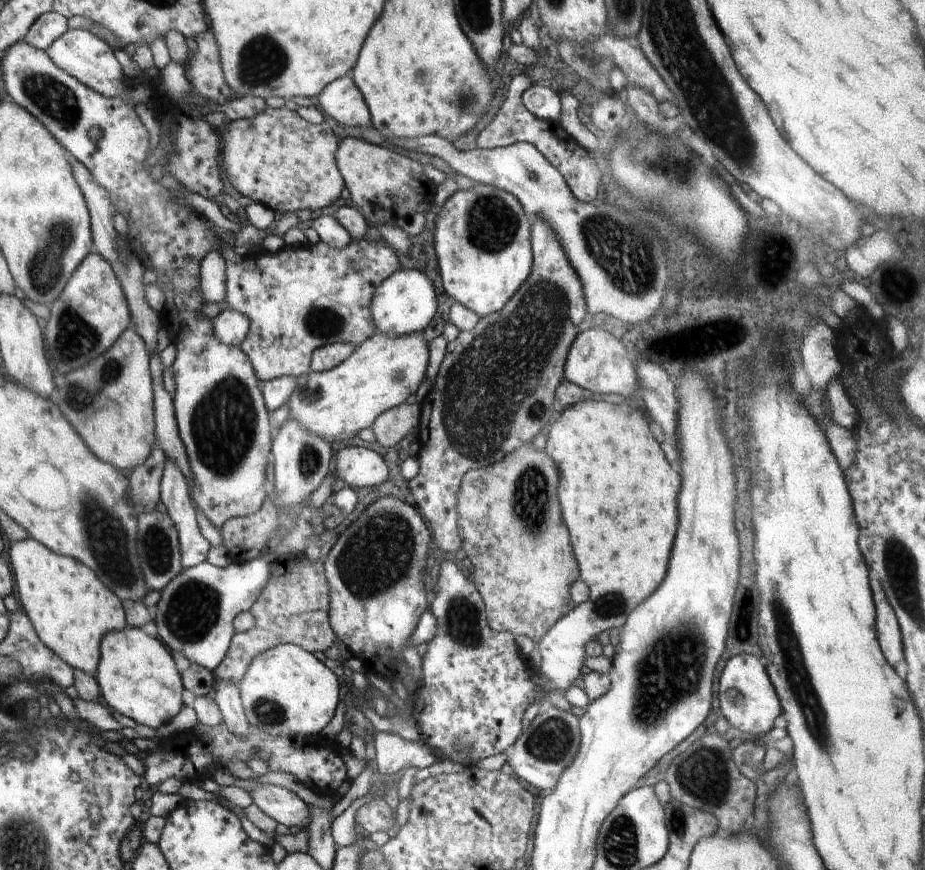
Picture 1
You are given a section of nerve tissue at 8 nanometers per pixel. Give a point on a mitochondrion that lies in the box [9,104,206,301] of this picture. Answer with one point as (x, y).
(45, 268)

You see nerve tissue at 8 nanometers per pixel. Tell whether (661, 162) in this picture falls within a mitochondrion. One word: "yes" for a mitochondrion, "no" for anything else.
yes

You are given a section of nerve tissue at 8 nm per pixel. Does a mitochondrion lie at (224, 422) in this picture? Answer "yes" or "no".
yes

